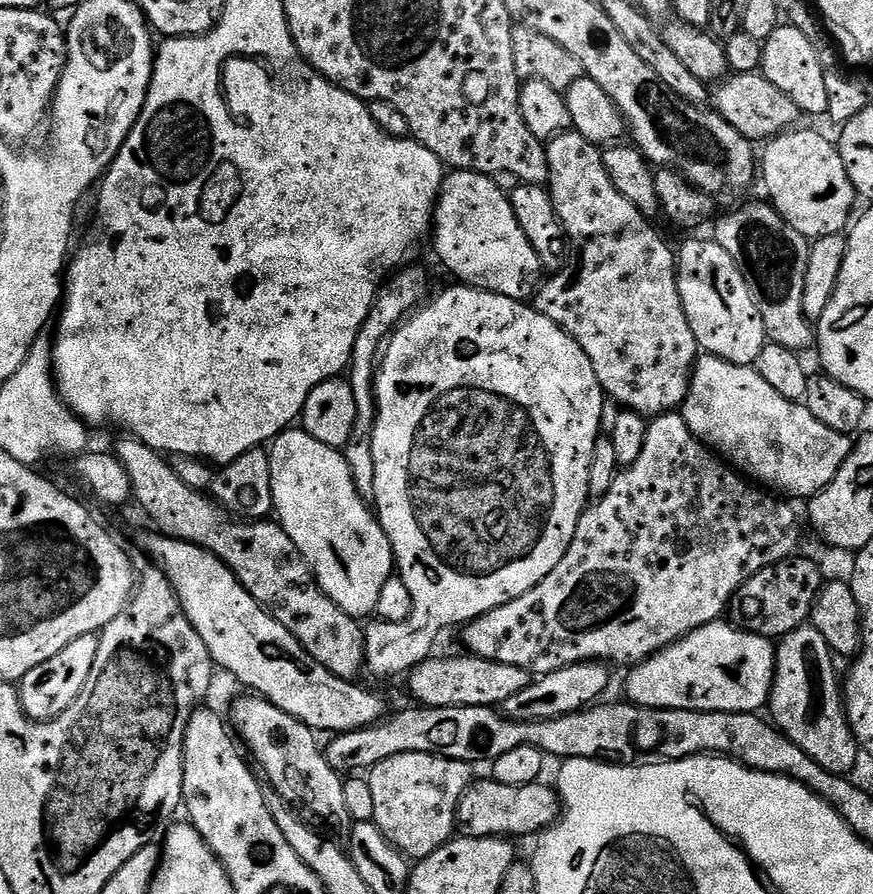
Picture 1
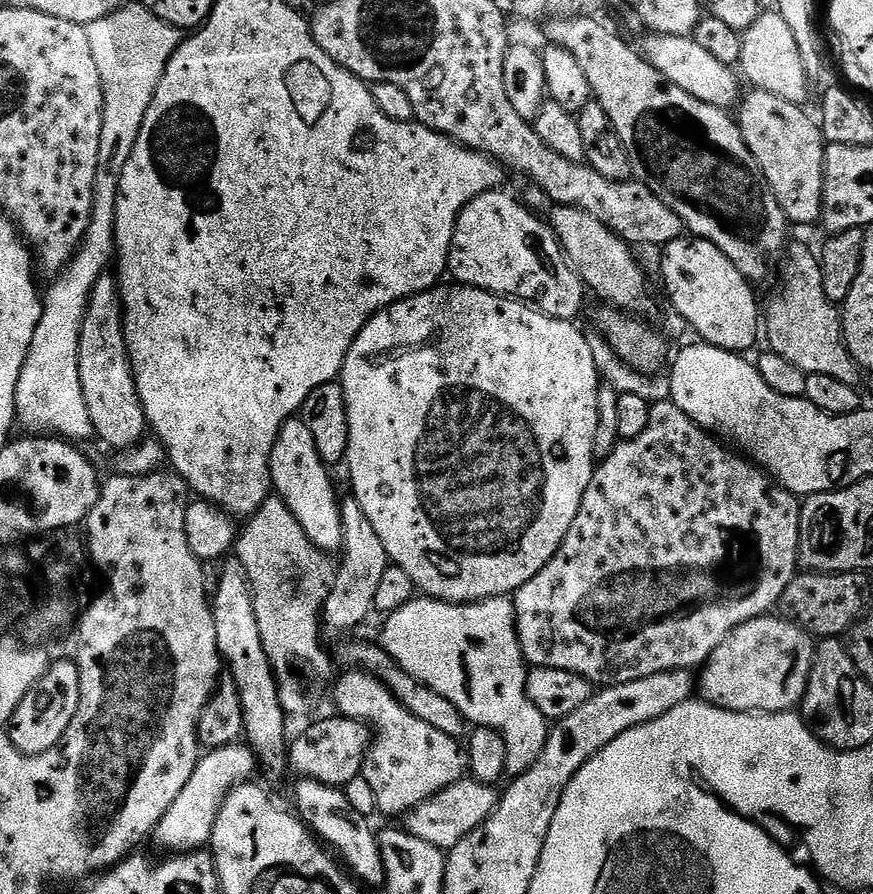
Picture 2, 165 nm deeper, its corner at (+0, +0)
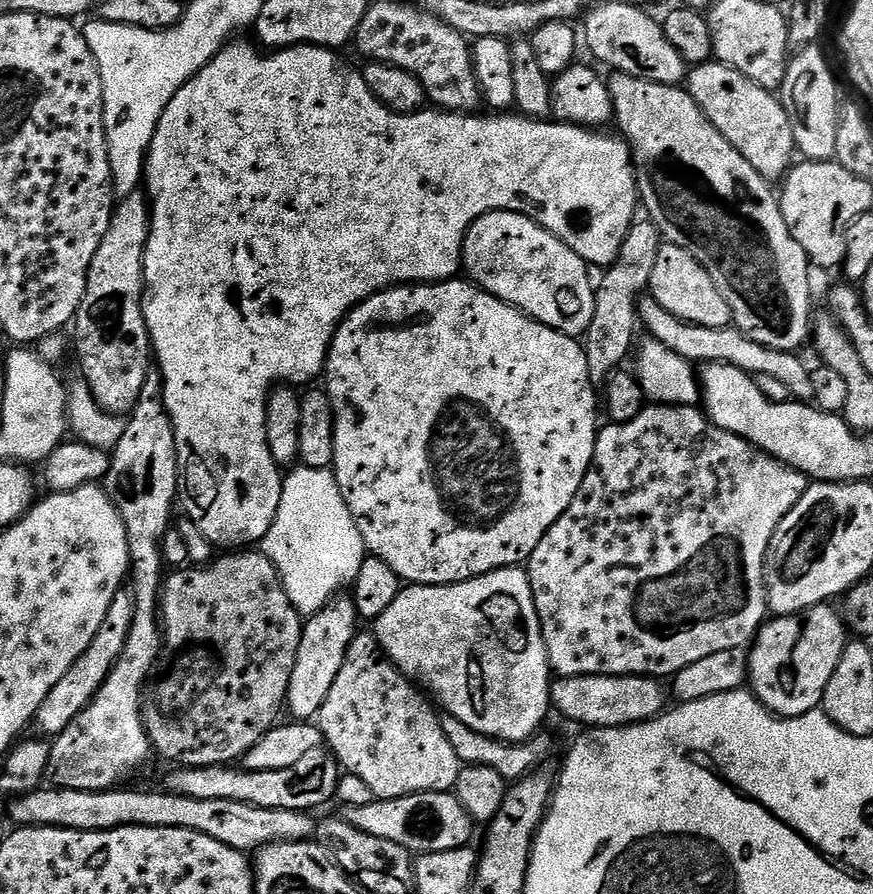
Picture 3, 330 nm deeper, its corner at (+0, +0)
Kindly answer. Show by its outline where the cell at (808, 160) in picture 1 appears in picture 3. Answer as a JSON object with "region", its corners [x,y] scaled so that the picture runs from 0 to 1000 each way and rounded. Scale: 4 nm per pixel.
{"region":[[[824,69],[796,73],[786,86],[786,101],[795,114],[800,114],[808,132],[829,151],[832,159],[836,159],[836,163],[841,163],[841,168],[845,168],[845,172],[850,172],[850,177],[855,177],[855,181],[859,181],[876,201],[892,202],[907,187],[913,173],[907,134],[898,122],[897,111],[888,102],[868,96],[868,92],[855,87],[855,83]]]}

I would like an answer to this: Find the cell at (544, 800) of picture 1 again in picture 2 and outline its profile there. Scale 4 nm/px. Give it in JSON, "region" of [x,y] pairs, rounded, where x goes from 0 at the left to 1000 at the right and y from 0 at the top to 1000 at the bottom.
{"region":[[[529,870],[515,879],[511,879],[502,888],[497,888],[478,904],[465,909],[465,928],[474,937],[483,937],[483,942],[493,942],[493,946],[505,951],[515,951],[529,937],[534,937],[548,924],[559,918],[559,913],[568,904],[569,883],[562,877],[553,877],[540,870]]]}

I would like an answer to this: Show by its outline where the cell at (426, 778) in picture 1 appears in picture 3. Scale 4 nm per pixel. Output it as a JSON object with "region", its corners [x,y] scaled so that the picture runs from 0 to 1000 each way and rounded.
{"region":[[[414,706],[401,718],[392,749],[387,749],[387,758],[383,758],[383,767],[378,767],[378,776],[373,776],[373,785],[367,791],[364,813],[385,853],[397,867],[415,870],[430,894],[460,893],[475,886],[518,886],[529,856],[511,821],[506,821],[504,801],[494,786],[478,766],[438,733],[430,710]]]}

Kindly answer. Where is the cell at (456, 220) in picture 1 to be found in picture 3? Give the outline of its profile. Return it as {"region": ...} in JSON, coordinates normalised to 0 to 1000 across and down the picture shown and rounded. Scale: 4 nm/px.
{"region":[[[562,237],[544,246],[532,267],[529,300],[533,305],[536,303],[535,312],[546,322],[649,376],[668,377],[680,356],[683,323],[680,313],[674,310],[675,296],[633,260],[627,260],[597,237]]]}

